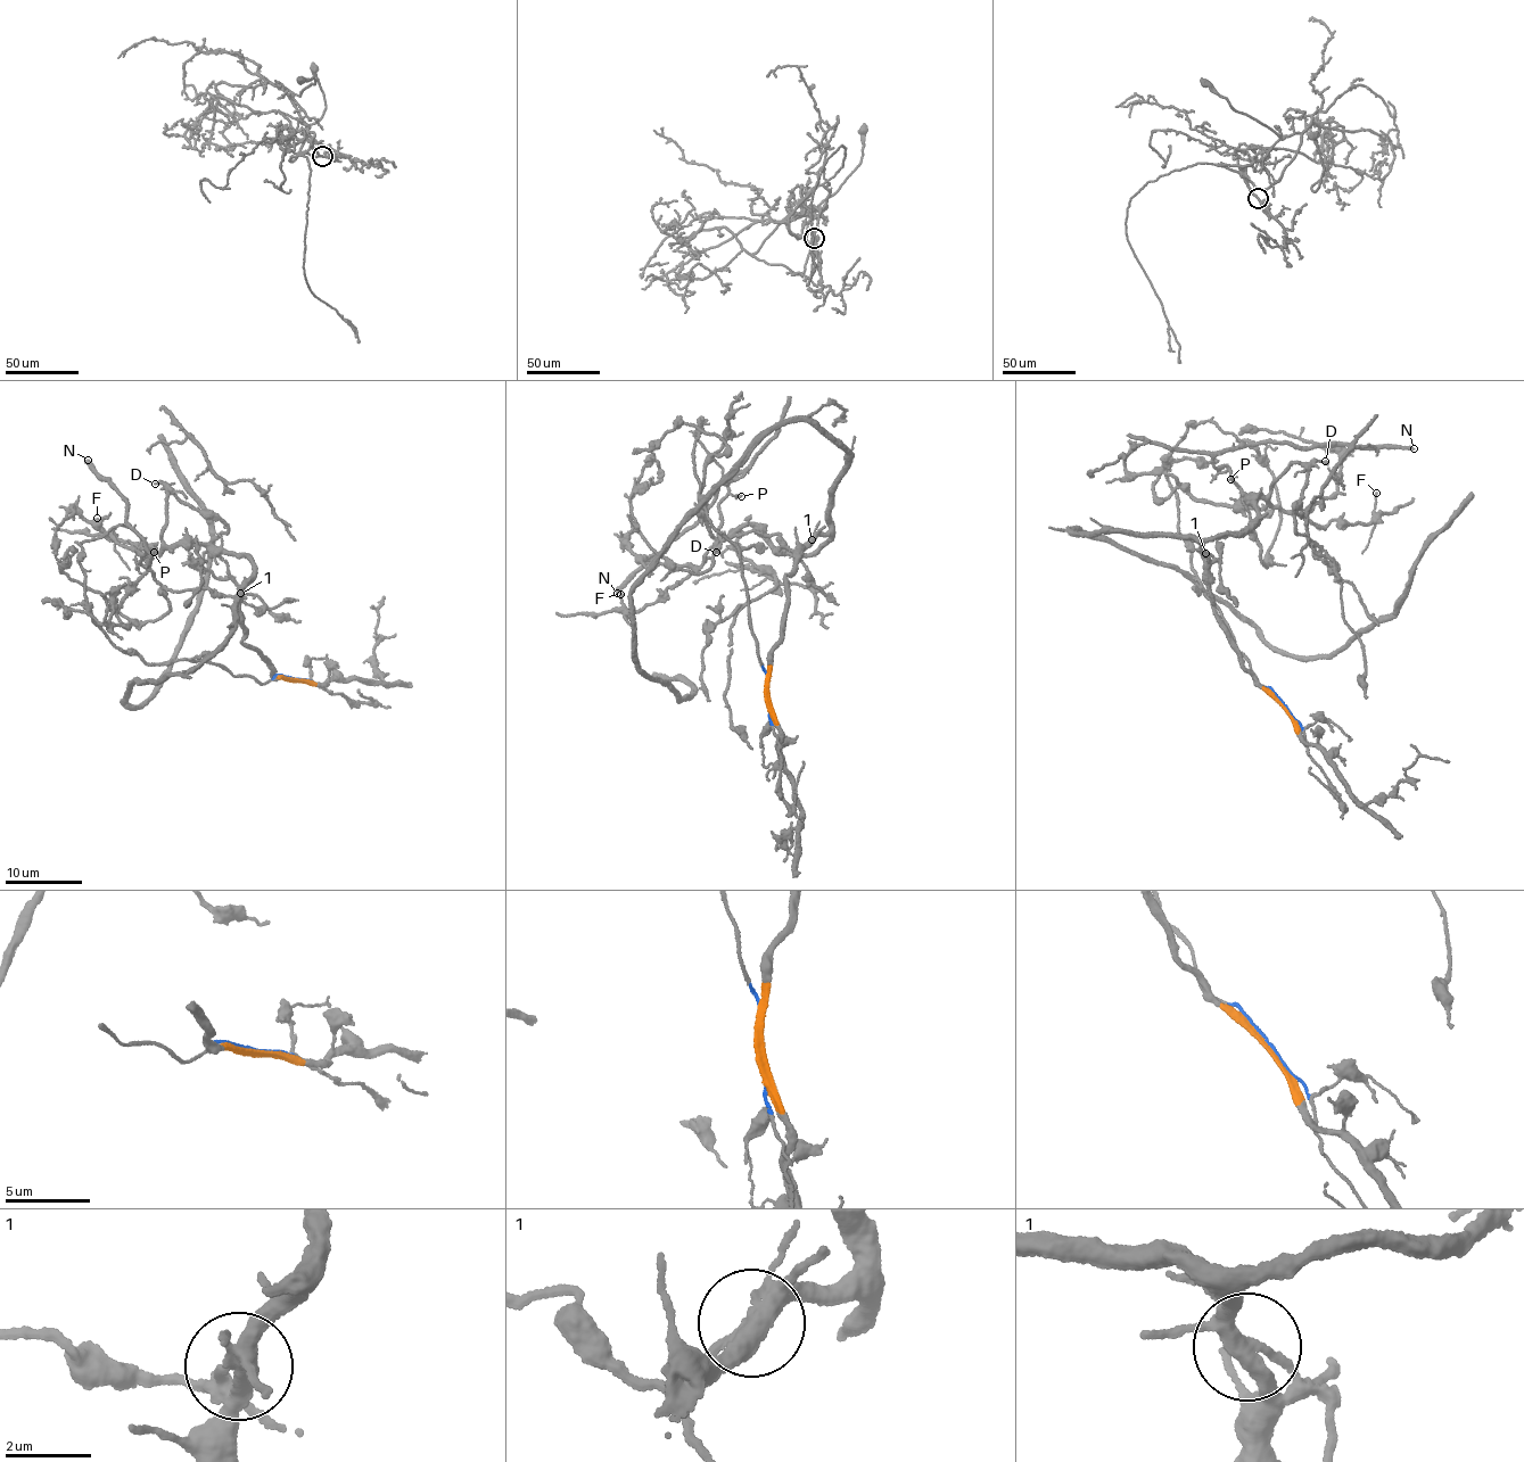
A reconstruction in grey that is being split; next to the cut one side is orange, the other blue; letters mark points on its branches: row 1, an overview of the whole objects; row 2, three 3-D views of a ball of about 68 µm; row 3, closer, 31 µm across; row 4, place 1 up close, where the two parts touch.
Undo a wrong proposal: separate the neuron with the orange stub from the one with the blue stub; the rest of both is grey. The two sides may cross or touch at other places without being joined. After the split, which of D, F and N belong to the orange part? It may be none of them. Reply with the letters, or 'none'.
D, F

